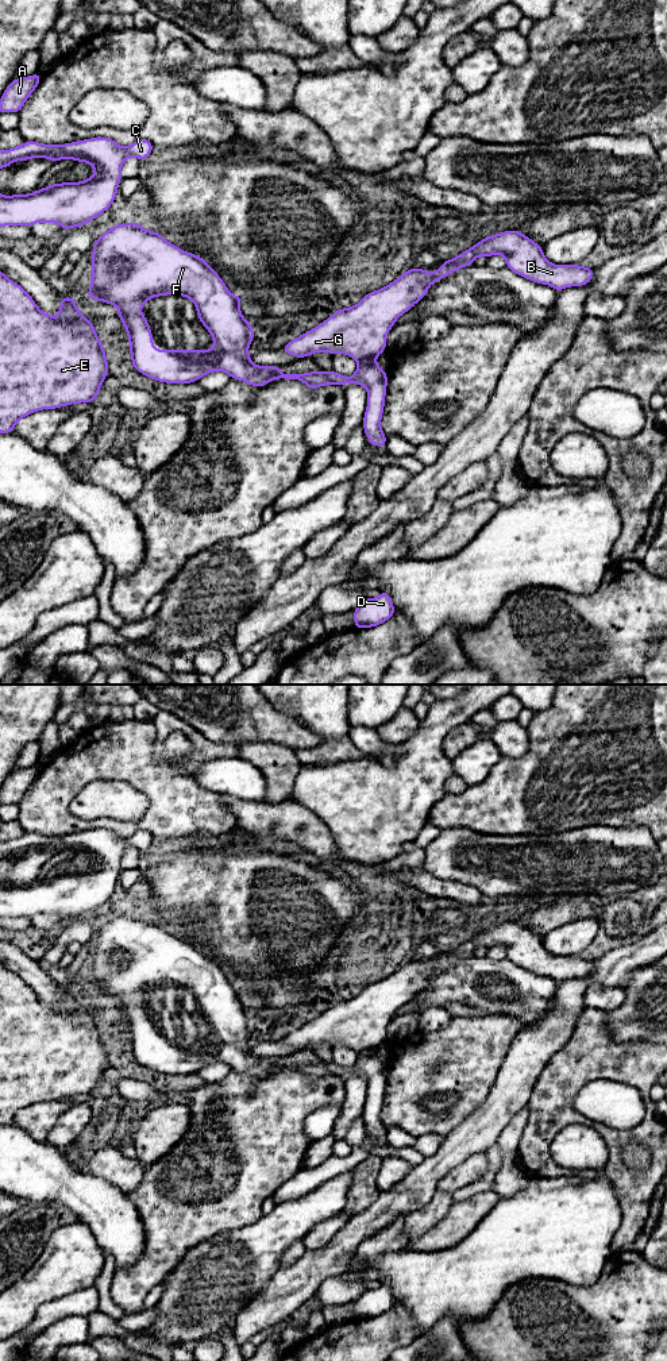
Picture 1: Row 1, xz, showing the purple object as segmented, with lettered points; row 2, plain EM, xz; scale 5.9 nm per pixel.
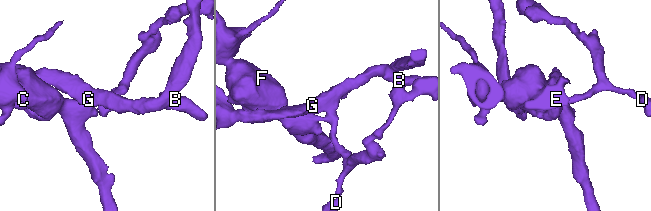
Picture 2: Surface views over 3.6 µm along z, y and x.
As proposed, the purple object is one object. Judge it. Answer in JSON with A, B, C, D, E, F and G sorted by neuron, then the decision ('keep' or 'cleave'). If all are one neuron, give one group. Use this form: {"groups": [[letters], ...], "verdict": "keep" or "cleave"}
{"groups": [["A", "B", "E", "G"], ["C", "D", "F"]], "verdict": "cleave"}

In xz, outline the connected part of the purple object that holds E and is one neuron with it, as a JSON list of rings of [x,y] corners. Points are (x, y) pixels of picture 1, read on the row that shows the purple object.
[[[0,271],[0,433],[12,433],[20,419],[36,410],[95,402],[107,377],[104,344],[99,340],[93,323],[76,306],[76,298],[62,297],[59,315],[53,317],[42,312],[20,285]]]

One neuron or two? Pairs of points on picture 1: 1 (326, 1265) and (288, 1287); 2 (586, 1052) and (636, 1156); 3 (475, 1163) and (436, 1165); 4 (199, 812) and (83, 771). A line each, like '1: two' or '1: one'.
1: one
2: two
3: two
4: one

